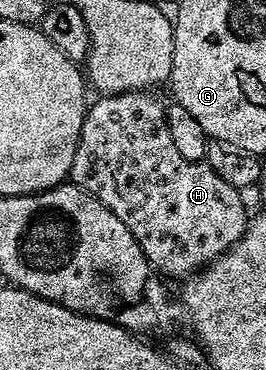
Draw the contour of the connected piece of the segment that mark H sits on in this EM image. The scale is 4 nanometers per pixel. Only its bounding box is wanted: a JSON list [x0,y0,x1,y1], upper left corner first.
[70,92,249,280]

